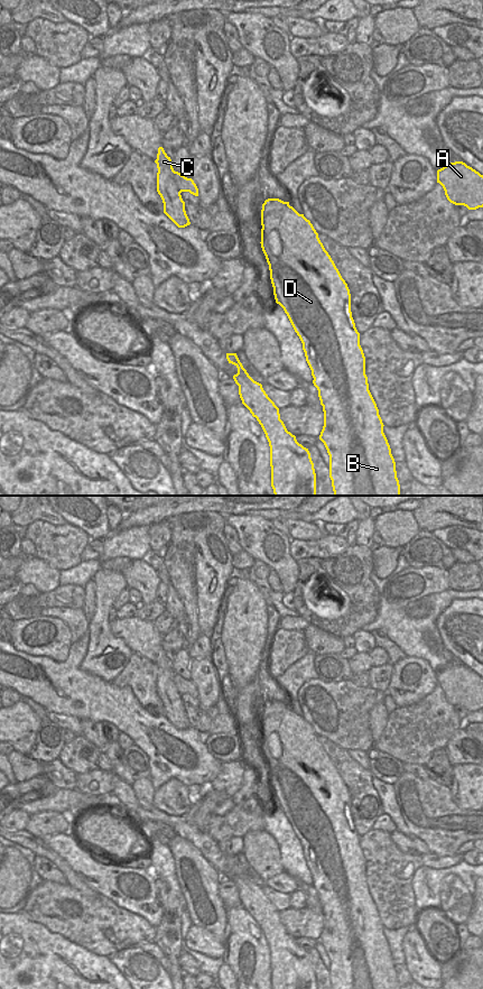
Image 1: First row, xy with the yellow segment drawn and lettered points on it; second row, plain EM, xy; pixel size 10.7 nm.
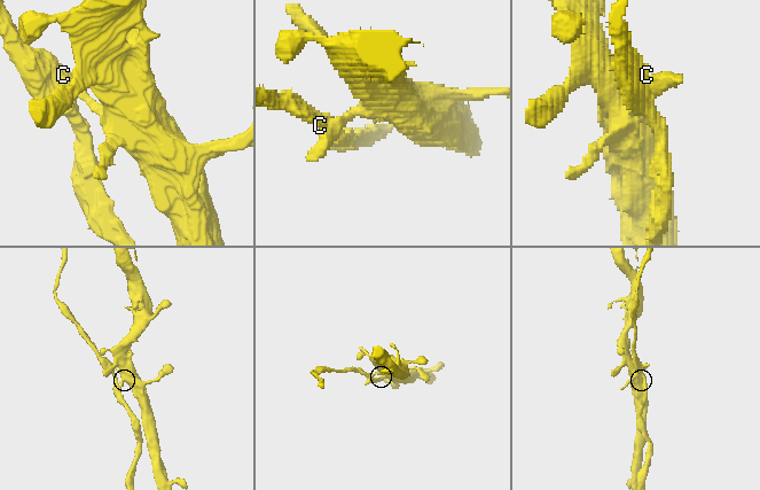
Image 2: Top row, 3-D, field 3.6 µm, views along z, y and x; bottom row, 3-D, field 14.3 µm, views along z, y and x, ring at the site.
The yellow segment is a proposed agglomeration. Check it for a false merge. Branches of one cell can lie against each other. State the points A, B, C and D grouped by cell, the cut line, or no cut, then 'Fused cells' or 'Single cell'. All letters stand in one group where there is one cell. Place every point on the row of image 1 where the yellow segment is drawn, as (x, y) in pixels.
Groups: A B D / C. Split along xy (174, 172), (173, 179), (180, 192). Fused cells.

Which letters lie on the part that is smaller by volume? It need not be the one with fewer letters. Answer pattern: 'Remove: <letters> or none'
Remove: C

